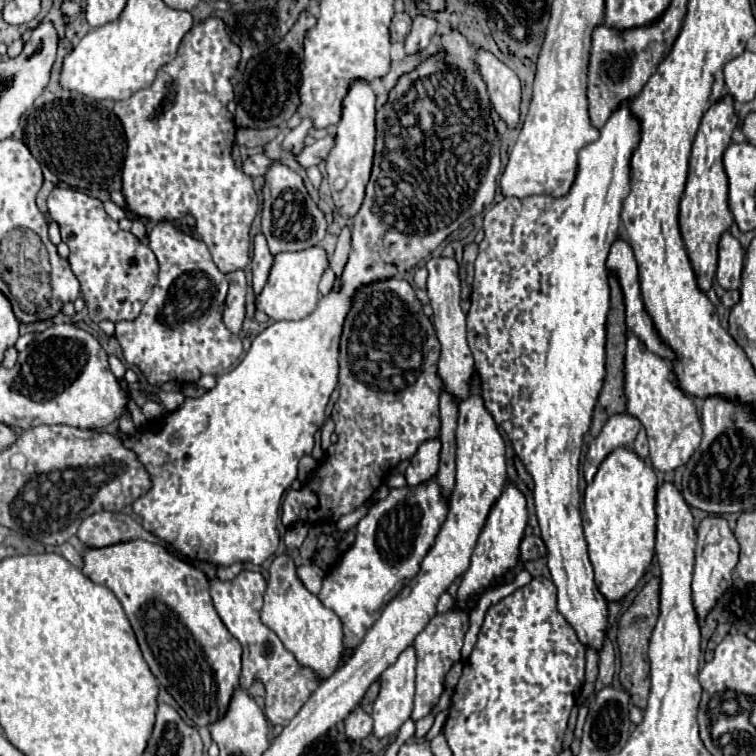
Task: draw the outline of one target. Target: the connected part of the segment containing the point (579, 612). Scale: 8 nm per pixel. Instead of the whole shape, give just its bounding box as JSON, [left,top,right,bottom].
[467,104,639,650]

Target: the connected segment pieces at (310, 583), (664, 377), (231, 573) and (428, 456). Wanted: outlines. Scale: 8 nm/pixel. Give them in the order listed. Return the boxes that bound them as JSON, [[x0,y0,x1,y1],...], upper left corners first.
[[297,562,326,595],[625,330,701,472],[217,562,243,580],[405,440,439,486]]

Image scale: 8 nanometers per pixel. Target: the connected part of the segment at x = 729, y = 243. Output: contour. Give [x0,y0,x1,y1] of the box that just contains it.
[717,232,745,290]

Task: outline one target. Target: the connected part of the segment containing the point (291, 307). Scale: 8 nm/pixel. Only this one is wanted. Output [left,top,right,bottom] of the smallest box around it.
[255,248,329,320]

